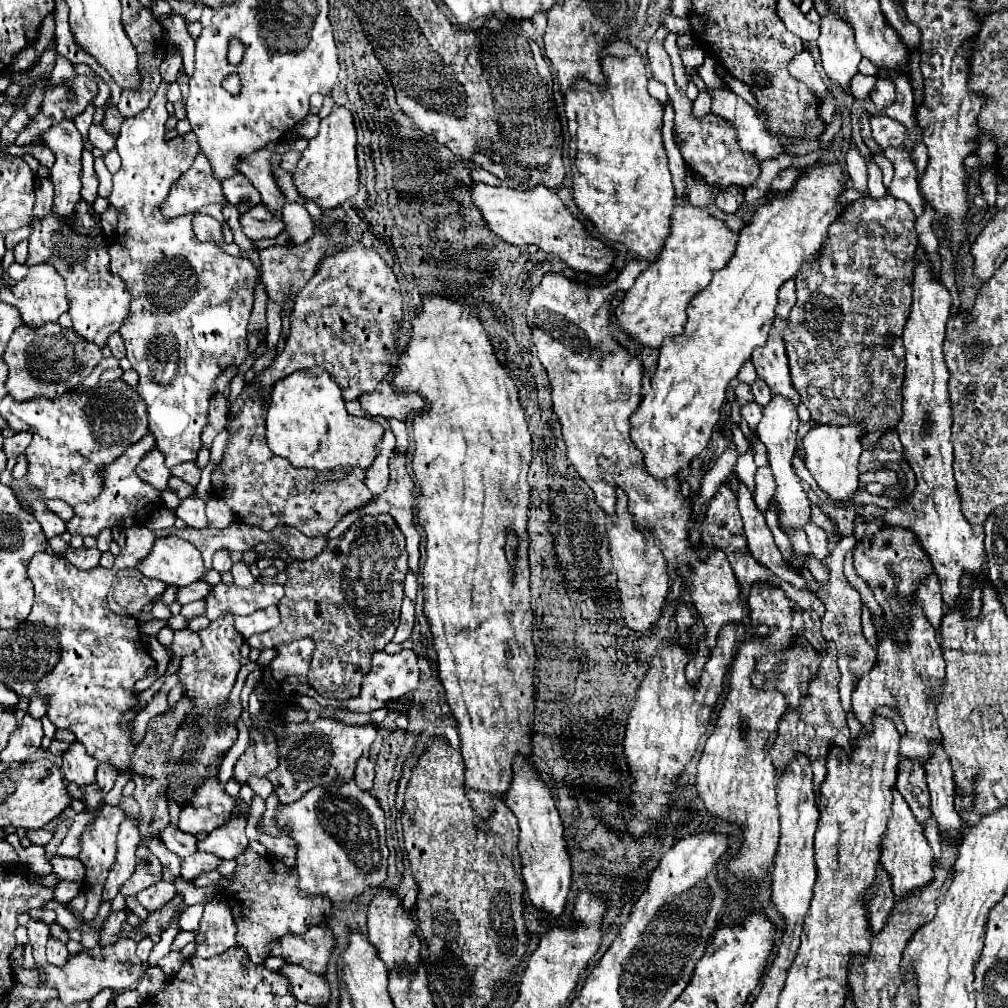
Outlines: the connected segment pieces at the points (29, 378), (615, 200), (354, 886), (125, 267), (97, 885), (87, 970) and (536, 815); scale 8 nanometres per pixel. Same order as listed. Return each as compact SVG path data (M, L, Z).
M46 323L42 327L20 325L2 357L8 363L6 389L16 401L28 401L38 395L54 399L76 389L92 373L102 359L102 349L94 343L86 343L86 339L58 323Z
M618 41L618 45L614 45L614 49L610 51L604 49L600 53L600 65L606 77L604 85L594 85L586 79L576 79L576 83L564 95L564 111L570 135L569 158L572 163L574 201L606 239L620 241L632 253L654 261L662 249L666 235L670 233L670 215L674 207L674 185L662 143L664 109L658 99L650 97L646 89L646 59L636 51L630 41Z
M354 781L330 789L314 787L296 803L278 805L278 811L278 825L288 827L288 835L298 843L296 871L304 897L328 895L332 903L344 907L368 887L386 881L384 811L370 793L358 791Z
M162 81L160 87L158 87L158 91L156 91L156 95L154 95L154 99L150 101L150 107L148 107L146 111L138 113L136 117L130 117L128 123L122 123L122 127L120 127L120 137L118 137L118 141L116 141L116 151L118 151L118 155L122 157L122 167L120 167L120 171L112 177L114 185L112 185L112 195L110 195L108 201L110 201L110 205L112 205L116 211L122 211L122 213L120 213L120 219L118 219L116 237L110 241L108 251L110 251L110 271L112 271L114 275L118 275L118 277L126 283L126 289L128 289L130 295L132 295L130 313L128 313L128 317L124 319L124 325L120 327L120 335L122 335L122 339L124 339L126 353L128 353L126 357L128 357L132 369L134 369L134 371L138 373L138 377L140 377L136 391L144 397L144 401L146 401L146 405L148 405L148 427L150 427L150 431L152 431L152 435L154 435L154 439L156 439L156 447L158 447L158 451L164 455L166 467L172 469L172 467L178 465L178 463L196 461L198 451L202 449L200 433L202 433L202 429L204 429L206 423L208 423L208 403L210 403L210 397L212 397L212 391L214 391L214 381L216 381L216 377L220 375L220 371L224 371L228 365L240 365L240 363L250 355L250 353L248 353L248 345L246 345L246 335L248 335L248 319L250 319L250 311L252 311L252 303L254 303L254 285L256 285L256 279L262 277L264 287L266 287L266 293L270 295L270 299L274 299L274 301L278 301L280 305L284 305L286 293L288 293L288 291L292 291L292 293L300 291L300 289L308 283L308 279L316 273L316 267L318 267L320 259L324 257L326 249L328 249L328 247L334 247L334 245L338 245L338 243L344 243L344 239L346 239L346 229L344 229L342 223L336 223L336 225L332 225L328 231L316 231L314 237L308 239L308 241L302 243L302 245L292 245L292 243L288 243L288 245L276 245L276 247L262 249L262 251L260 251L262 269L258 271L258 269L252 265L250 259L242 259L242 257L236 259L236 257L230 257L228 253L224 253L216 243L200 243L200 241L196 241L196 237L194 237L194 233L192 233L192 219L194 219L194 213L184 215L184 217L174 217L174 219L164 217L162 211L160 211L160 205L162 205L164 199L168 197L170 187L176 183L176 179L178 179L182 173L188 171L188 167L192 165L194 157L196 157L198 151L200 151L198 140L194 132L190 132L183 136L179 135L170 141L166 141L164 138L164 121L168 119L168 111L166 111L166 101L168 101L168 99L166 99L166 89L168 89L168 85L170 85L170 83Z
M104 805L102 813L92 821L90 831L84 837L84 831L80 835L80 853L78 859L84 863L86 867L86 885L88 889L84 891L86 895L86 909L76 913L76 917L80 917L84 923L90 923L96 915L98 915L98 907L102 901L102 887L104 887L104 879L106 879L106 871L110 871L110 863L114 863L114 847L116 847L116 833L118 833L118 823L122 823L122 815L124 811L120 807L108 807Z
M122 937L114 947L94 947L92 951L82 951L68 959L66 967L46 965L42 967L46 973L46 981L42 987L52 987L58 991L60 1001L70 1005L78 1001L88 1001L102 989L112 989L122 993L126 989L136 989L138 981L144 977L144 965L136 957L136 941Z
M522 755L514 761L514 779L506 795L506 805L518 817L520 823L520 855L522 855L522 877L530 903L548 913L550 917L560 917L566 907L566 897L572 883L572 861L564 841L564 829L554 805L550 787L538 779L532 763Z

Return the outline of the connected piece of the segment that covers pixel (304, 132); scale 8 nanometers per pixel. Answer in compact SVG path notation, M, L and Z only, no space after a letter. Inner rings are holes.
M308 115L300 125L298 125L298 133L306 139L312 139L319 131L320 119L316 115Z

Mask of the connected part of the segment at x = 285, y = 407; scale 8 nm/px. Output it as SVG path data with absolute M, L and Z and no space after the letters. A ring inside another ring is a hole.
M322 367L300 369L280 379L272 389L266 413L268 447L298 469L314 469L326 473L326 479L342 479L346 471L372 465L382 437L384 429L378 423L348 415L340 387Z

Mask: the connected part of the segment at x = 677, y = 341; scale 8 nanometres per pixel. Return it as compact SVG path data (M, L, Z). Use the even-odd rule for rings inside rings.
M838 161L810 163L800 169L794 187L782 197L760 205L754 217L740 229L736 255L730 263L714 273L712 283L692 297L688 305L688 323L684 333L678 337L666 337L660 347L658 369L652 375L652 389L646 393L636 415L632 415L632 441L642 451L646 469L652 477L664 479L674 477L680 469L690 465L690 461L708 445L714 425L720 417L720 407L726 397L728 381L736 379L738 369L750 359L756 347L766 345L770 325L774 321L774 307L778 303L776 293L780 285L792 279L802 263L812 263L818 259L824 241L828 239L828 227L846 209L840 203L840 195L846 189L848 175Z

